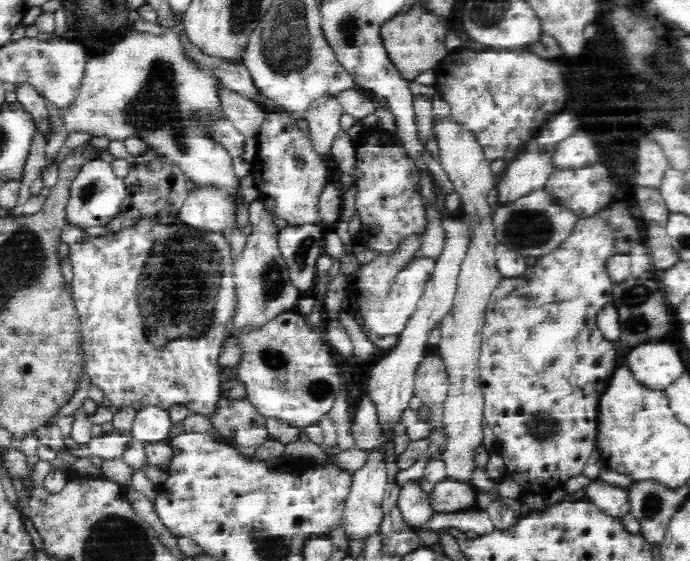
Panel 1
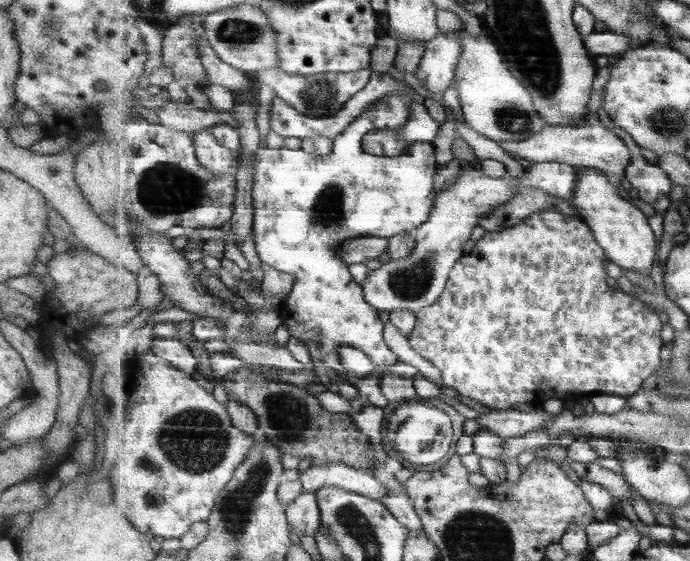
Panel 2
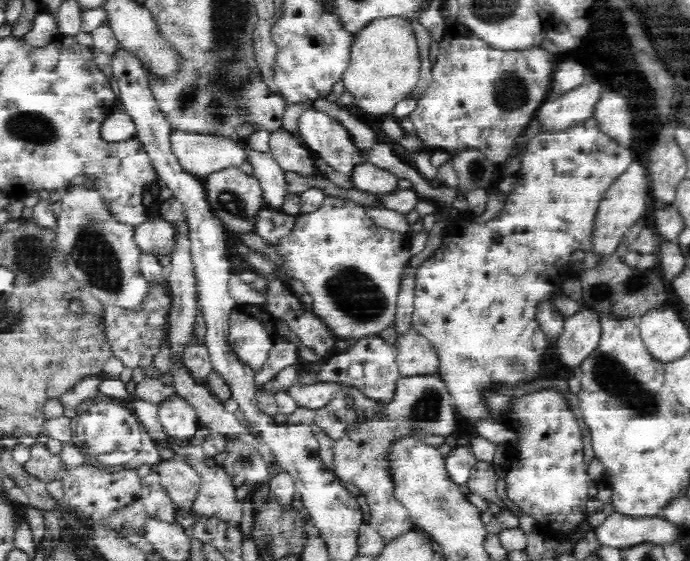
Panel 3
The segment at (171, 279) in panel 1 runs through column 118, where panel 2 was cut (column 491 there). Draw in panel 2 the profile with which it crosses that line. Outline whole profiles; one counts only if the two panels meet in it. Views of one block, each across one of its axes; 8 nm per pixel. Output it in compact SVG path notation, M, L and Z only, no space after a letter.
M545 210L530 214L521 224L509 228L508 231L487 231L487 234L478 240L473 252L469 255L464 254L455 264L450 274L450 282L439 301L416 313L416 327L408 337L410 346L438 368L445 387L449 386L459 395L472 398L491 410L525 409L539 406L553 398L572 404L575 398L585 394L609 394L628 398L641 389L643 382L660 368L661 348L666 344L662 337L662 328L665 325L661 323L661 318L657 314L643 305L643 301L620 292L618 288L609 287L607 278L610 274L607 274L606 267L609 257L590 226L578 217Z

